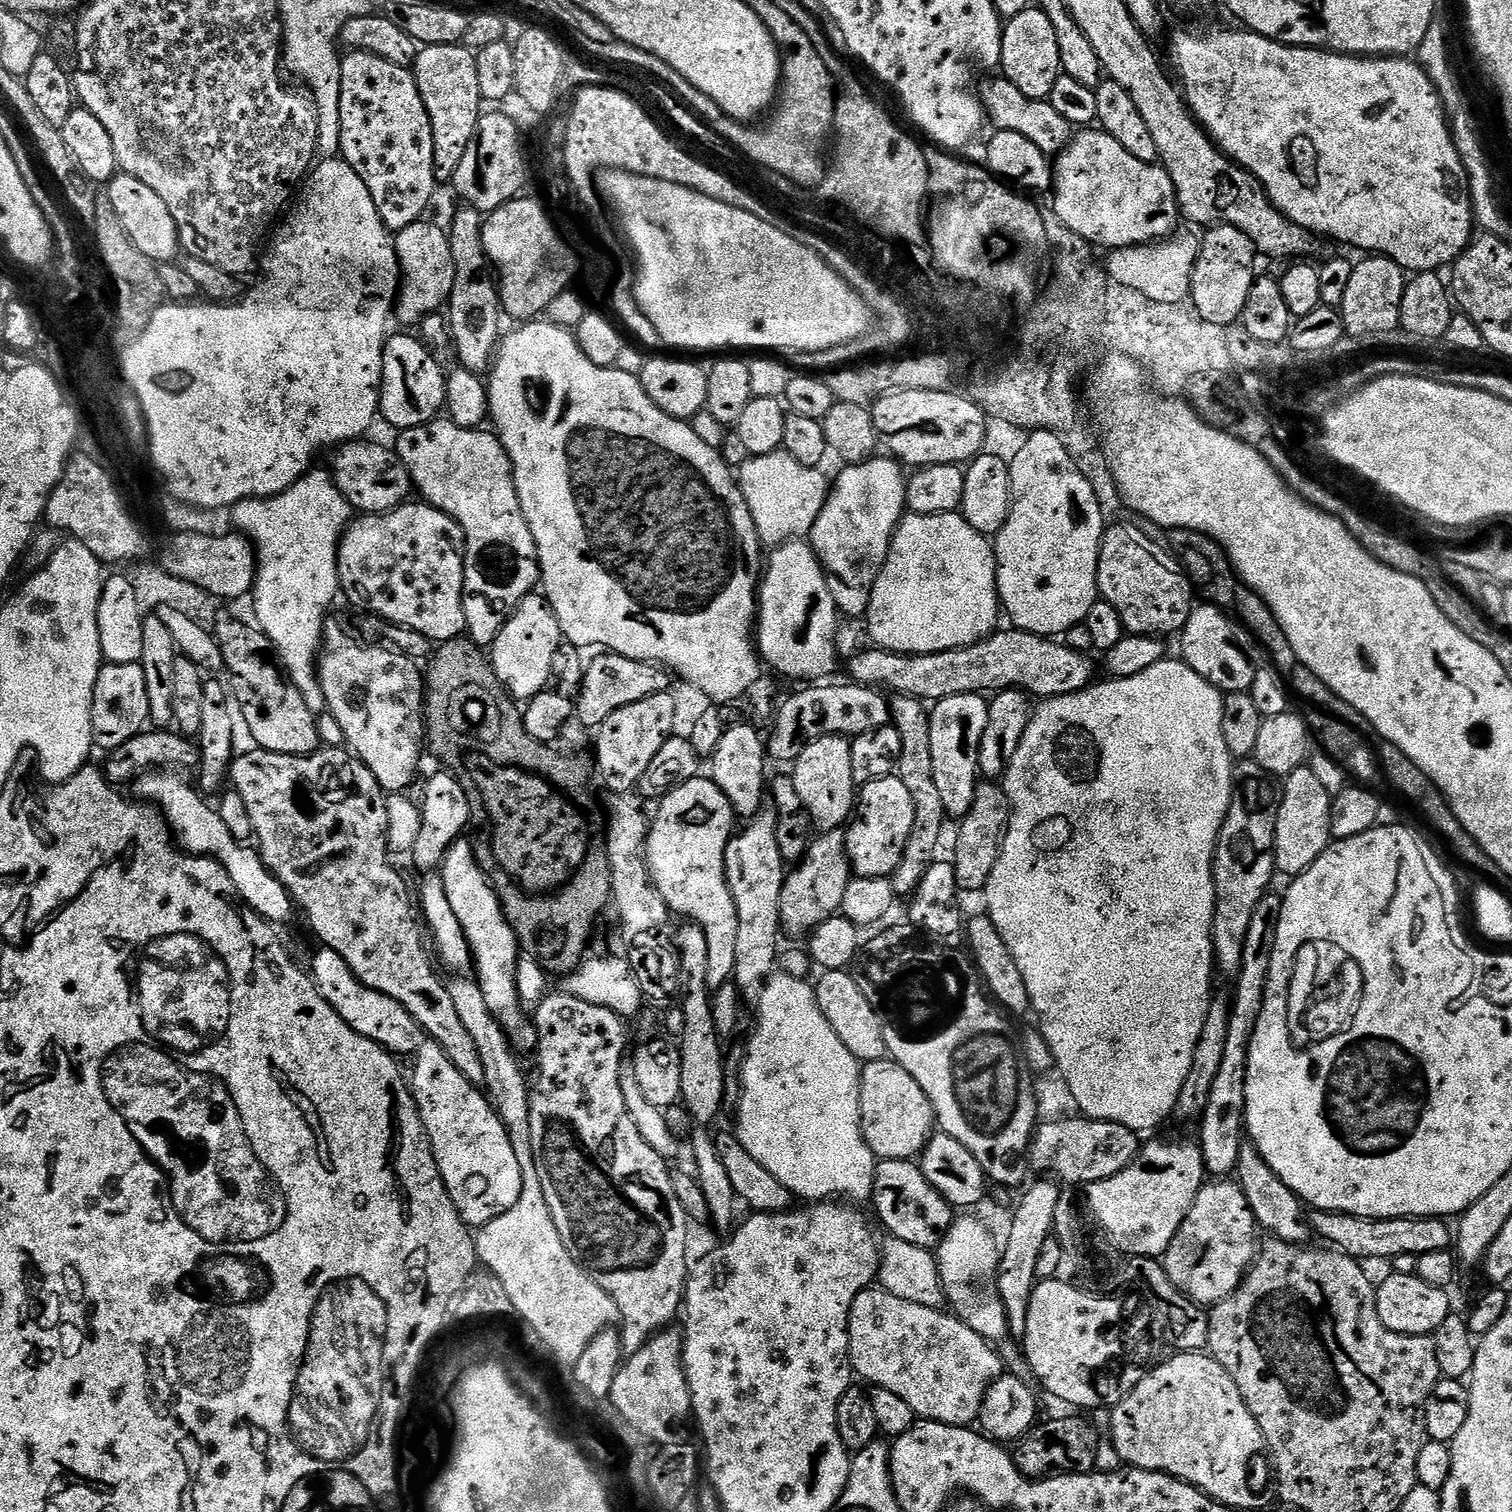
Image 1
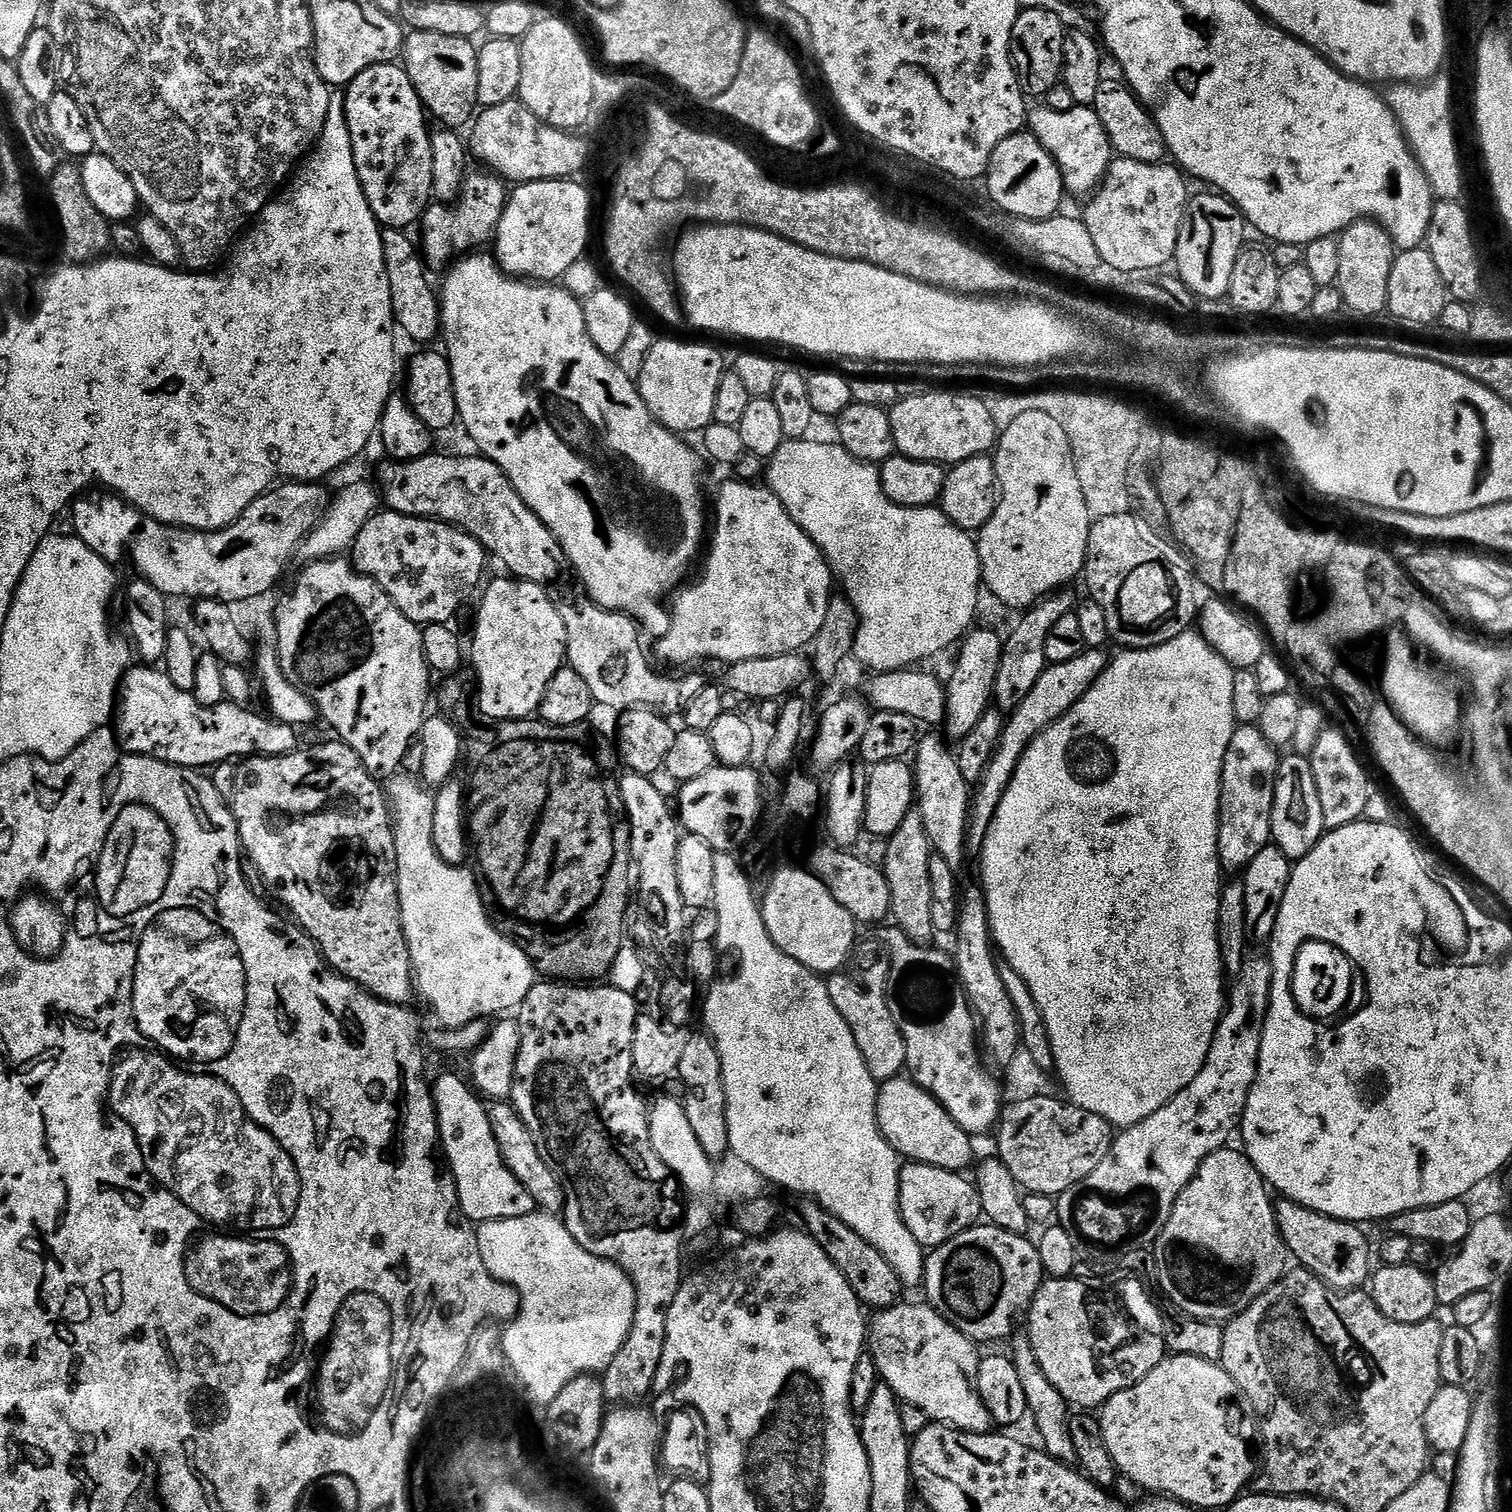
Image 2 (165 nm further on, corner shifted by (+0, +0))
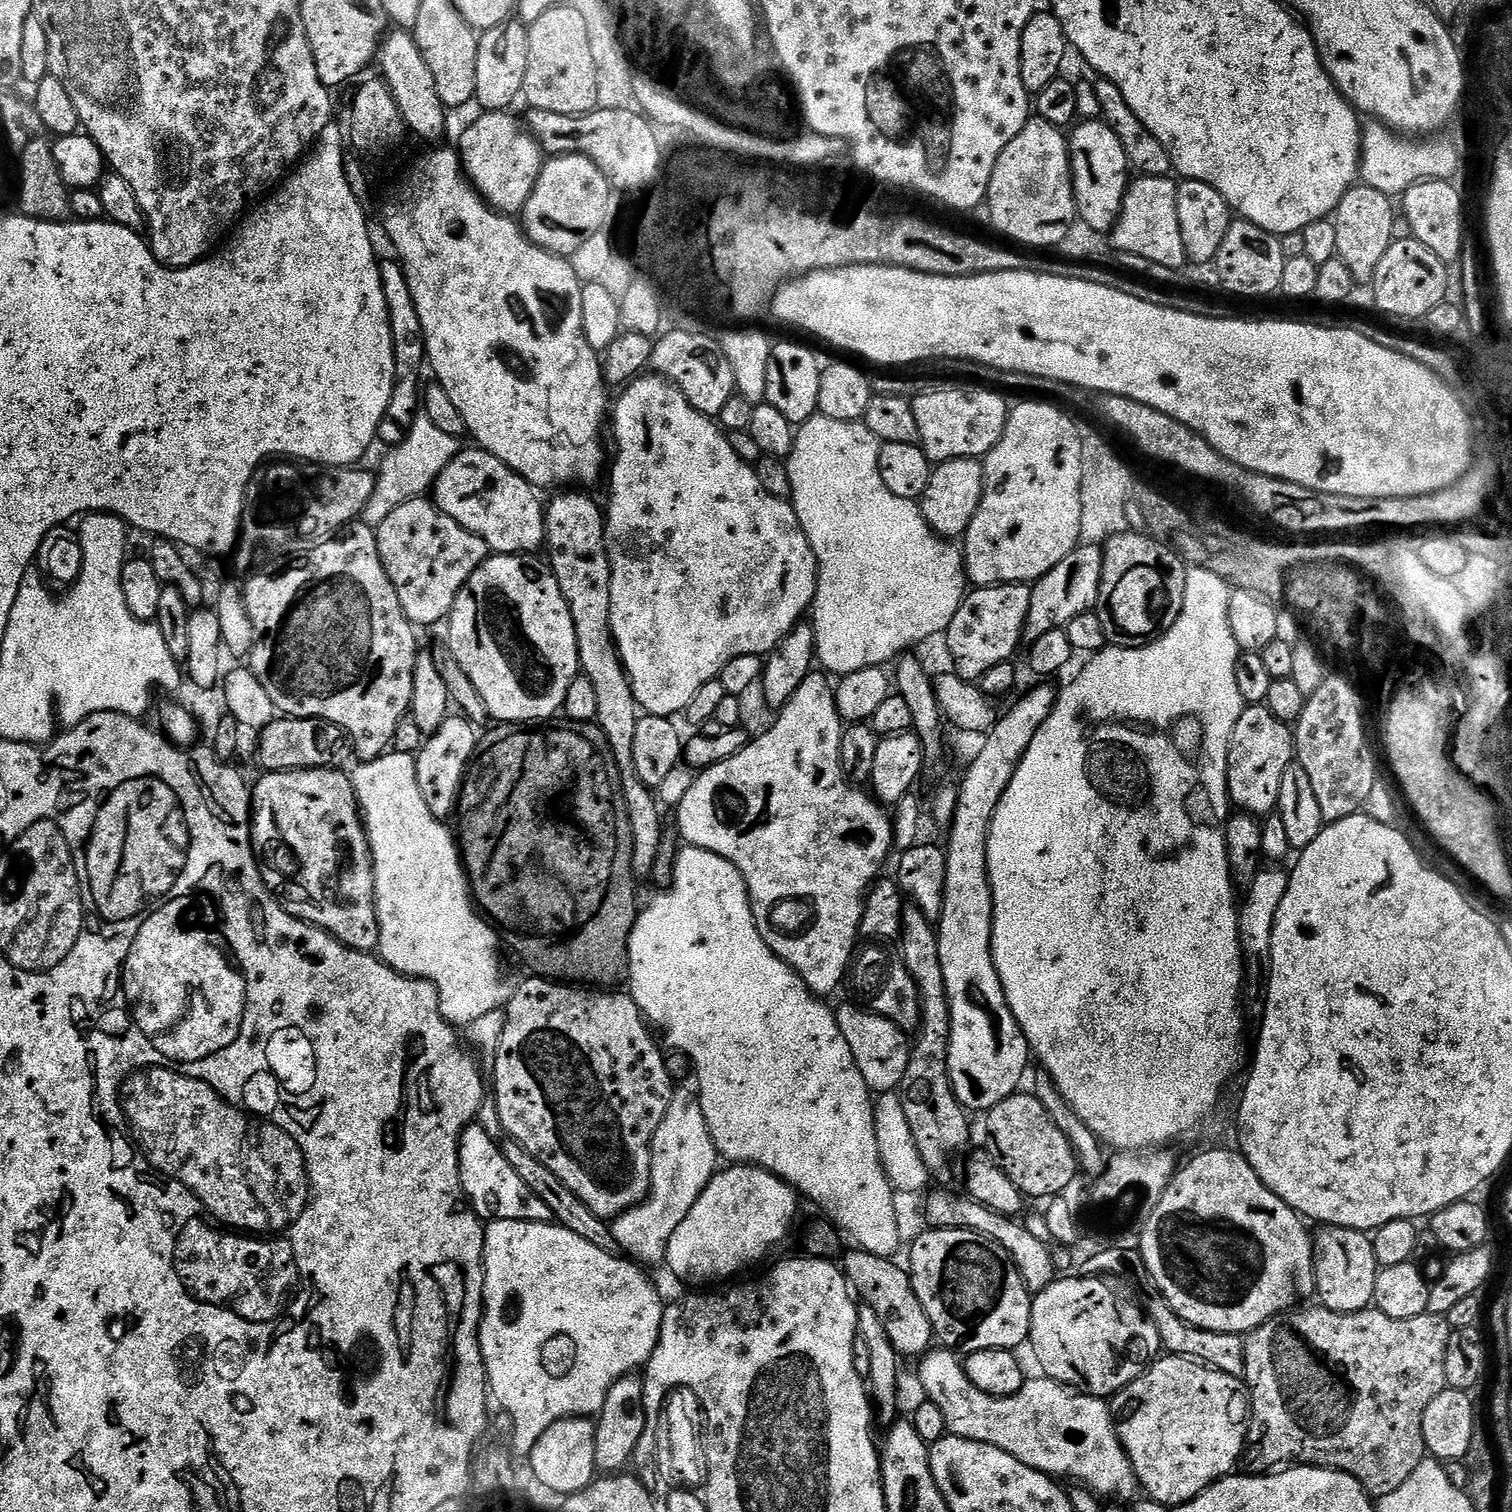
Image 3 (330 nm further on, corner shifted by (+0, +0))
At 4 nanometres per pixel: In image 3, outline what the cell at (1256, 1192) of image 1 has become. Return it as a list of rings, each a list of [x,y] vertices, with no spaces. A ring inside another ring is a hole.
[[[1329,1224],[1314,1236],[1316,1291],[1321,1305],[1335,1312],[1361,1312],[1376,1295],[1378,1265],[1372,1246],[1373,1237],[1353,1228]]]

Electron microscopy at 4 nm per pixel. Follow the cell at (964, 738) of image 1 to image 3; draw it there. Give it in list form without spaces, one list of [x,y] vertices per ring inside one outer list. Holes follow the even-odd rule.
[[[1027,584],[976,586],[965,595],[947,630],[956,675],[969,682],[979,682],[986,670],[1013,659],[1016,647],[1024,640],[1024,623],[1031,597],[1032,589]]]

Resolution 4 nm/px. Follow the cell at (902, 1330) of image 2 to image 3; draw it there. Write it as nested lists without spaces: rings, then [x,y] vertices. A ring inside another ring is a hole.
[[[932,1350],[919,1361],[920,1384],[924,1387],[923,1395],[942,1410],[946,1417],[946,1426],[953,1436],[970,1438],[974,1442],[986,1442],[990,1446],[998,1446],[998,1450],[1006,1450],[1006,1454],[1014,1454],[1018,1462],[1026,1462],[1047,1476],[1074,1480],[1077,1485],[1087,1488],[1100,1498],[1105,1496],[1116,1502],[1132,1502],[1137,1499],[1138,1485],[1134,1466],[1130,1466],[1130,1458],[1116,1433],[1116,1424],[1112,1419],[1109,1405],[1101,1397],[1087,1396],[1075,1388],[1068,1388],[1056,1380],[1039,1378],[1025,1379],[1022,1390],[1013,1396],[991,1396],[966,1378],[961,1357],[952,1350]]]

